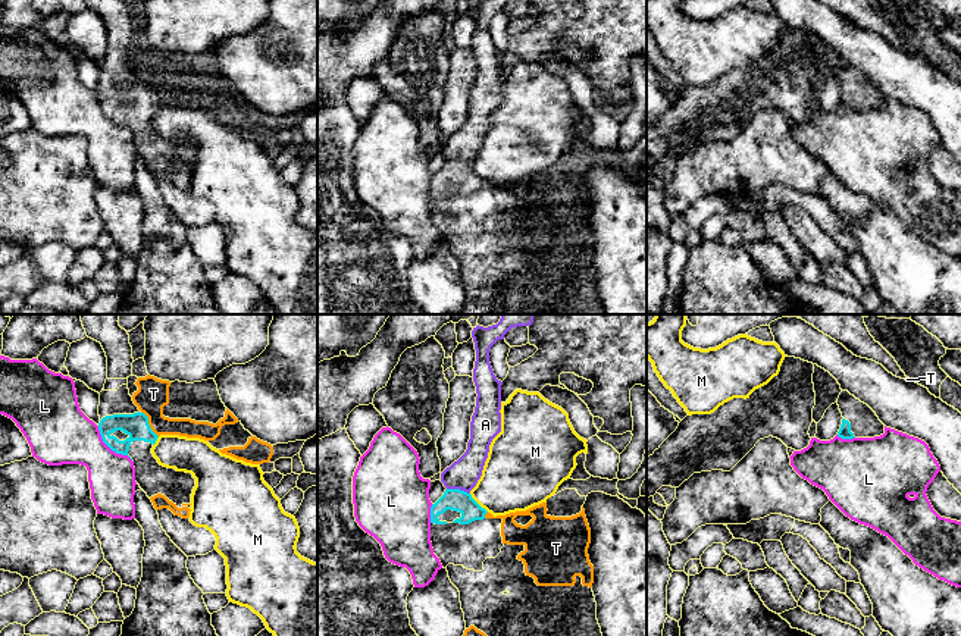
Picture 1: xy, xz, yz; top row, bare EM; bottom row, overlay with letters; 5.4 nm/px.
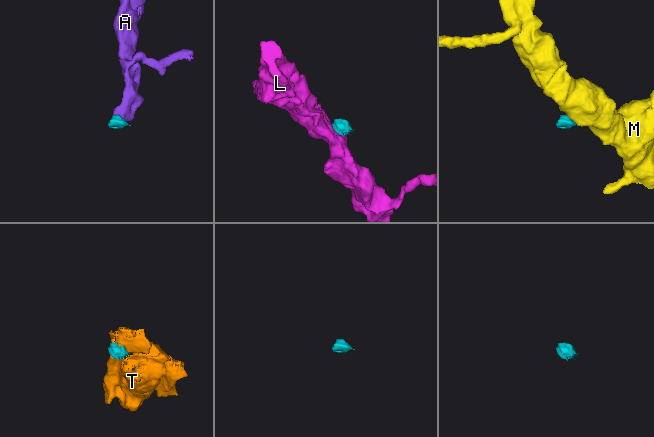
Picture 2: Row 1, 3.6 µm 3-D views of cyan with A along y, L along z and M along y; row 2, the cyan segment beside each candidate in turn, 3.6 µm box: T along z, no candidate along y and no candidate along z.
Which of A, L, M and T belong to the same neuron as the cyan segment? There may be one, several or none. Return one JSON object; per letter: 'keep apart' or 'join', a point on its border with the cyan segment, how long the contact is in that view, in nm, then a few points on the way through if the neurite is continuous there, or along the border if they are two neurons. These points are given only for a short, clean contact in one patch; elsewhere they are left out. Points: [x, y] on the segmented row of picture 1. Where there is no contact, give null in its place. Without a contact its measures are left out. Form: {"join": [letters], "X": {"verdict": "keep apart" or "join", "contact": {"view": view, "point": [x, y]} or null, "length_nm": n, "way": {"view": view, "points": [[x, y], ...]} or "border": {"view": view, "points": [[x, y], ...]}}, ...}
{"join": ["T"], "A": {"verdict": "keep apart", "contact": {"view": "xz", "point": [459, 489]}, "length_nm": 130, "border": {"view": "xz", "points": [[447, 488], [459, 488], [469, 494]]}}, "L": {"verdict": "keep apart", "contact": {"view": "xy", "point": [110, 448]}, "length_nm": 260, "border": {"view": "xy", "points": [[97, 426], [102, 439], [112, 450], [125, 454], [131, 460]]}}, "M": {"verdict": "keep apart", "contact": {"view": "xz", "point": [478, 504]}, "length_nm": 150, "border": {"view": "xz", "points": [[469, 494], [488, 511]]}}, "T": {"verdict": "join", "contact": {"view": "xy", "point": [149, 425]}, "length_nm": 170}}

